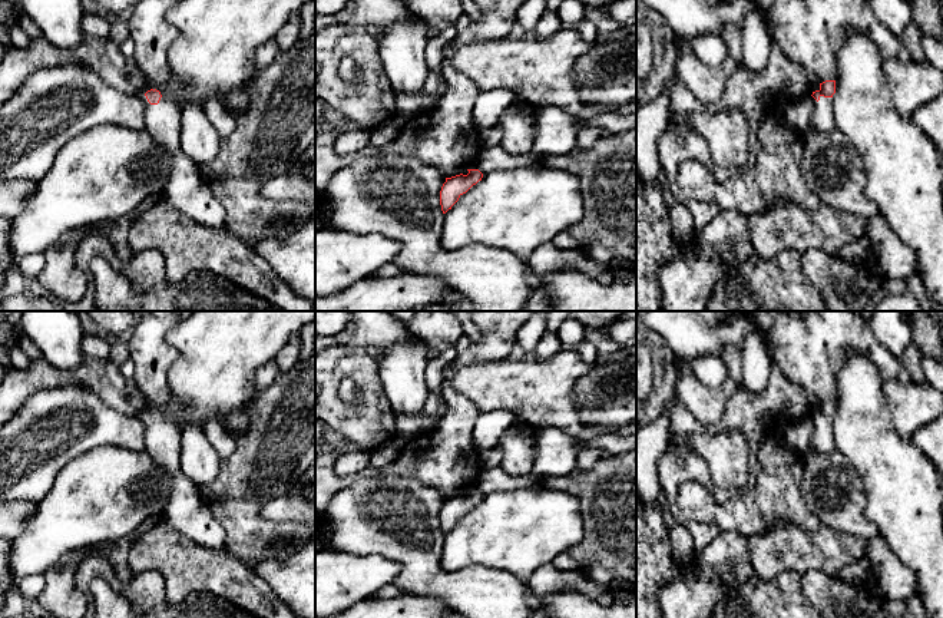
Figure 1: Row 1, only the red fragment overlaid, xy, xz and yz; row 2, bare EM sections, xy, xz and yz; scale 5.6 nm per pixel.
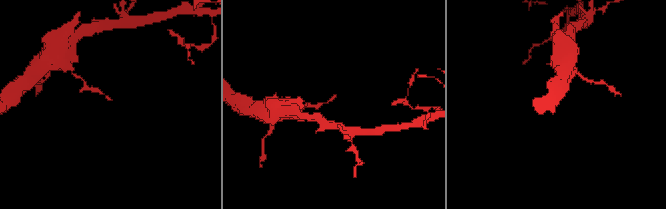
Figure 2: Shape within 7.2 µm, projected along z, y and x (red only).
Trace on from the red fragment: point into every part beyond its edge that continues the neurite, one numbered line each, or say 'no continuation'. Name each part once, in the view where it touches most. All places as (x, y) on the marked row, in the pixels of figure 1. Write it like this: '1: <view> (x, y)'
1: xy (184, 191)

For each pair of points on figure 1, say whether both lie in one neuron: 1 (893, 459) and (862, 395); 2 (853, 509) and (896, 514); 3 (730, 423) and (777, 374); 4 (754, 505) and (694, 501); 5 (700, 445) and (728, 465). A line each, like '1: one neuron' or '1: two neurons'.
1: one neuron
2: two neurons
3: one neuron
4: one neuron
5: one neuron

